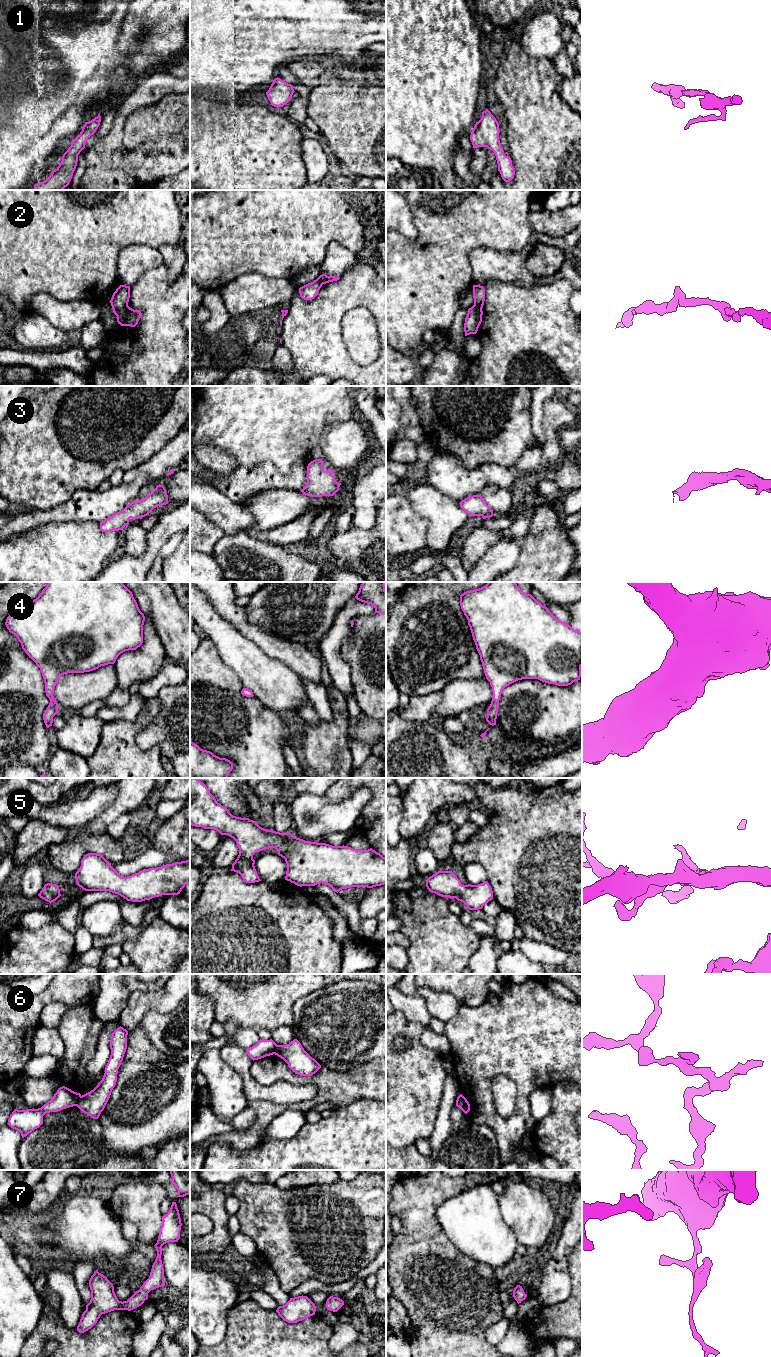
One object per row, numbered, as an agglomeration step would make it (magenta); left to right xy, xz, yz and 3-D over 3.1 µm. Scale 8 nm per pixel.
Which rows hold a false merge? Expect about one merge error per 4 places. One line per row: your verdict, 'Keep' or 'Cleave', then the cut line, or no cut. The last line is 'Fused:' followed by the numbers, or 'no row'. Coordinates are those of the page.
1: Keep. No split
2: Cleave. Split along xy (127, 305), (116, 315)
3: Keep. No split
4: Keep. No split
5: Keep. No split
6: Cleave. Split along xy (81, 1096), (76, 1105)
7: Keep. No split
Fused: 2, 6

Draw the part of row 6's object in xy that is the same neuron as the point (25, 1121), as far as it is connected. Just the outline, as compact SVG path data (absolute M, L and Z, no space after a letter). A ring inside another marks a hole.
M62 1086L57 1090L53 1098L41 1108L26 1110L14 1109L7 1124L19 1131L22 1138L24 1138L43 1124L43 1116L46 1113L58 1112L69 1107L77 1106L80 1098L80 1093Z

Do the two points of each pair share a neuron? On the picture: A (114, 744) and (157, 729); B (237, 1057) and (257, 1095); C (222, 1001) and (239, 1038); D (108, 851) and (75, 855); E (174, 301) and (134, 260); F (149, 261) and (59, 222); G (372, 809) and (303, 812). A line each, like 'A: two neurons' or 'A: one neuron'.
A: two neurons
B: one neuron
C: two neurons
D: one neuron
E: two neurons
F: two neurons
G: two neurons

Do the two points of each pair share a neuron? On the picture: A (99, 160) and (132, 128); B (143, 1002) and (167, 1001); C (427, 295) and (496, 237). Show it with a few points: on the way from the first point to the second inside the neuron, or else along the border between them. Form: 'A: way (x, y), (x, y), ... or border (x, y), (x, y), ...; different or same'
A: border (124, 146), (127, 149), (134, 150); different
B: border (163, 988), (163, 994), (150, 1004), (149, 1009); different
C: way (436, 275), (476, 237); same

